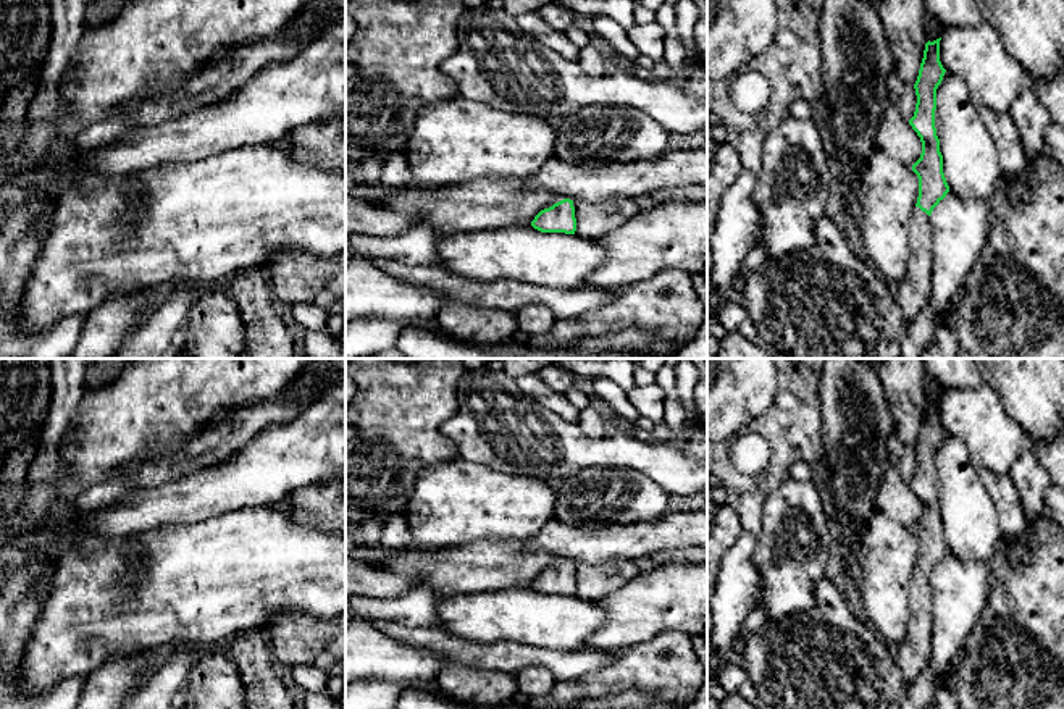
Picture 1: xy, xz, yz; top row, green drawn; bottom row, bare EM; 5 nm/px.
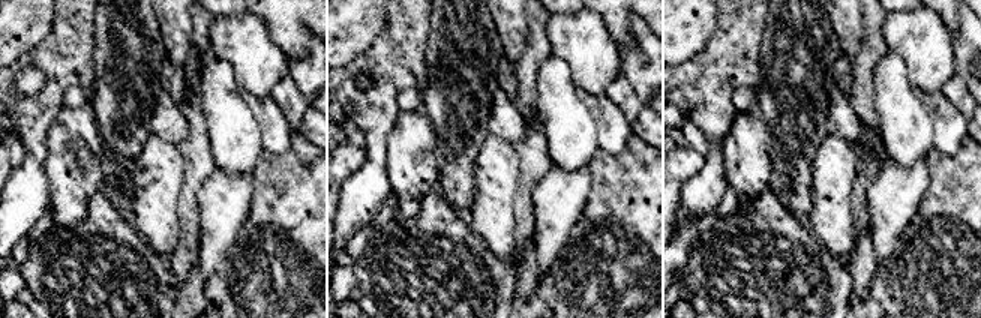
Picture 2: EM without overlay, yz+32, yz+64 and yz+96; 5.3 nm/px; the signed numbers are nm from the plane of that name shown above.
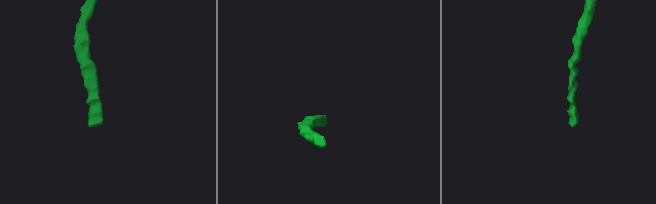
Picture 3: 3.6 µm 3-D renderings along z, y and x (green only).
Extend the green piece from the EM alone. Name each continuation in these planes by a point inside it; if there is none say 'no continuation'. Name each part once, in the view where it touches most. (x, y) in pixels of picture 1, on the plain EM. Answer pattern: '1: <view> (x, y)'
1: yz (914, 651)

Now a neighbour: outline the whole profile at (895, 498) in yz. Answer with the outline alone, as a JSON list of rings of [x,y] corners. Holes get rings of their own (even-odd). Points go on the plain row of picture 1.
[[[893,464],[883,473],[877,493],[877,507],[878,512],[886,514],[909,530],[920,520],[920,499]]]

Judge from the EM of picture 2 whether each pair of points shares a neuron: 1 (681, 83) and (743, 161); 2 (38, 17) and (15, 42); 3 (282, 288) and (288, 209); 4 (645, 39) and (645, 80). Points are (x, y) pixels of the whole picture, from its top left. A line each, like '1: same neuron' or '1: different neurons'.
1: different neurons
2: same neuron
3: same neuron
4: same neuron

